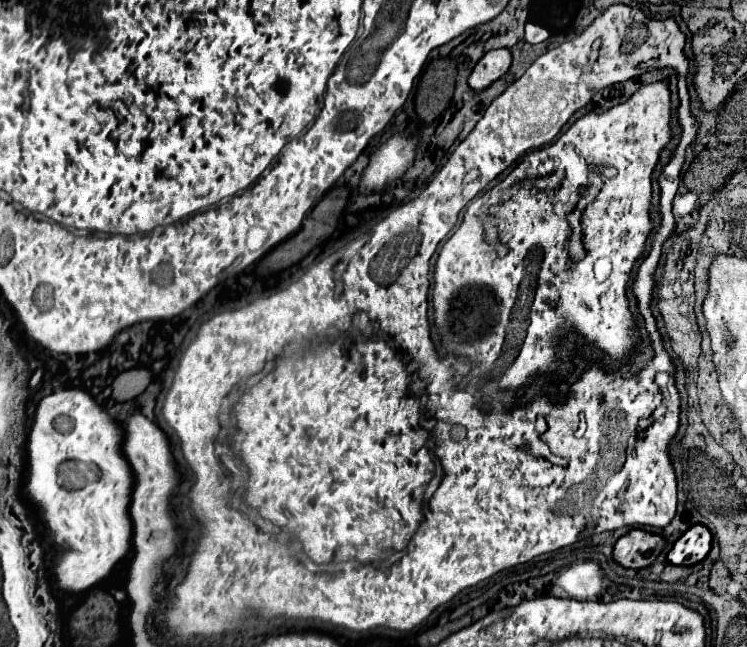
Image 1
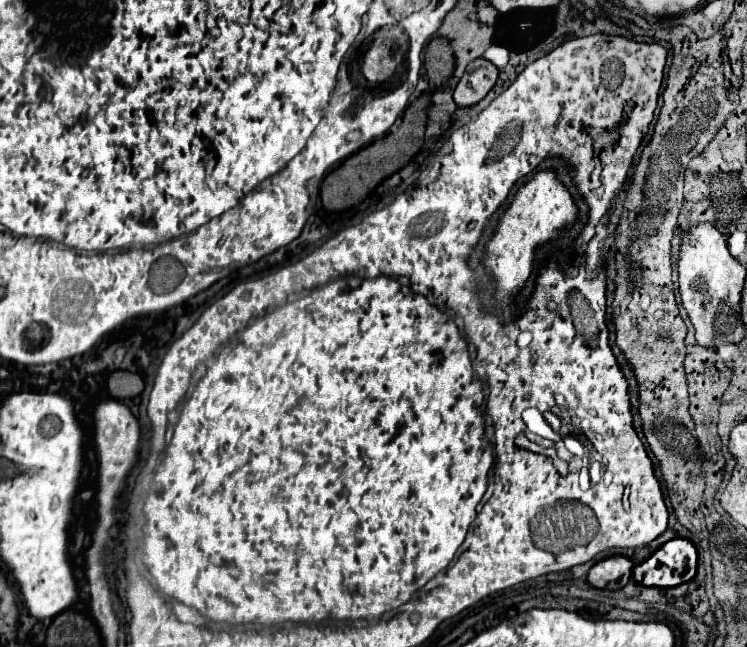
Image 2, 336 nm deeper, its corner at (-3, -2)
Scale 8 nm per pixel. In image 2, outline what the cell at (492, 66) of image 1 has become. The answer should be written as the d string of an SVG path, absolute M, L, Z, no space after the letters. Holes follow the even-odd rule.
M479 57L471 61L453 91L453 99L457 107L477 105L493 89L497 75L499 75L499 69L491 65L487 59Z

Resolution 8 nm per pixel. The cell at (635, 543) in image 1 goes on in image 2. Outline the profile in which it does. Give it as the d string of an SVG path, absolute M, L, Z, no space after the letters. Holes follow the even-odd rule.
M615 555L595 563L587 573L587 583L597 589L617 591L631 581L631 569L633 569L633 563L627 557Z

